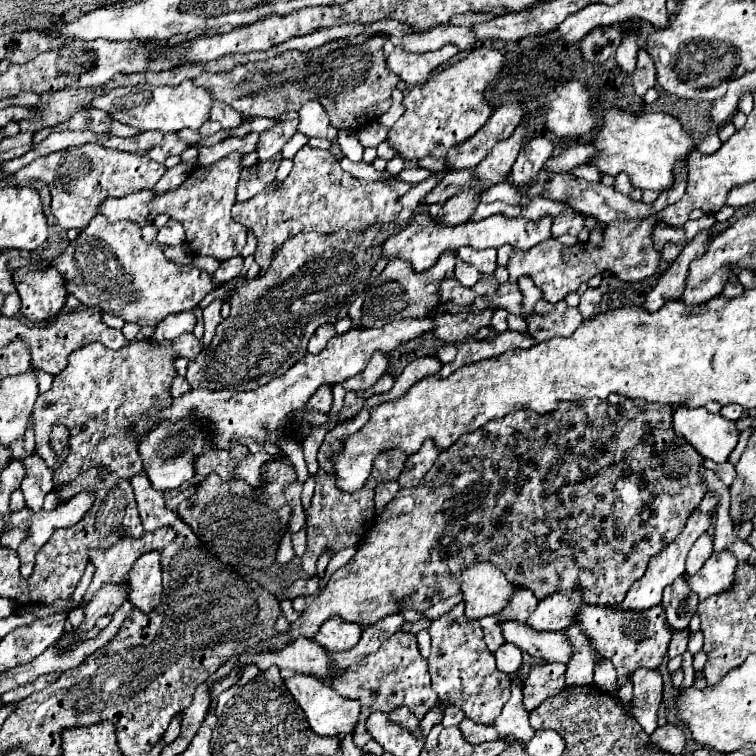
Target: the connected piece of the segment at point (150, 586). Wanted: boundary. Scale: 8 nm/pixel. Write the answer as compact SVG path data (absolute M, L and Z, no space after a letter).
M150 550L144 552L132 572L128 572L126 582L130 584L128 600L140 608L142 612L150 612L160 604L162 596L162 566L160 566L160 552Z

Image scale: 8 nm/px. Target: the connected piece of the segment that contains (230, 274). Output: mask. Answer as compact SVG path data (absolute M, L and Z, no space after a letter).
M236 256L236 258L224 260L224 262L220 264L220 268L212 274L212 282L214 282L216 286L230 282L234 276L238 276L238 274L240 274L242 262L244 262L244 260L242 260L242 256Z

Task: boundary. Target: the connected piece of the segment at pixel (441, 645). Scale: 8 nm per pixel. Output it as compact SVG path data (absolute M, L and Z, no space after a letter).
M456 604L450 612L432 620L428 634L432 638L432 650L428 658L432 688L440 700L460 700L460 710L466 718L478 724L490 724L494 716L510 696L510 676L496 668L494 654L484 642L484 632L478 620L470 620L464 614L464 604Z

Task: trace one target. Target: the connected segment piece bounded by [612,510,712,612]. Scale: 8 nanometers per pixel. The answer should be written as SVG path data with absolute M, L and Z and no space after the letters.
M694 510L694 512L690 514L690 518L686 520L684 530L676 536L676 540L674 540L672 544L668 544L660 554L656 554L656 556L650 560L646 574L644 574L640 580L636 580L636 582L630 586L630 590L626 592L626 598L624 598L620 604L612 606L612 608L614 608L614 610L636 610L636 612L642 612L642 610L648 610L648 608L652 608L652 606L662 604L662 590L664 590L666 586L670 586L676 578L680 578L680 576L686 574L686 570L684 570L686 556L688 556L692 544L696 542L696 538L710 528L710 518L712 518L710 514L700 514L698 510Z

